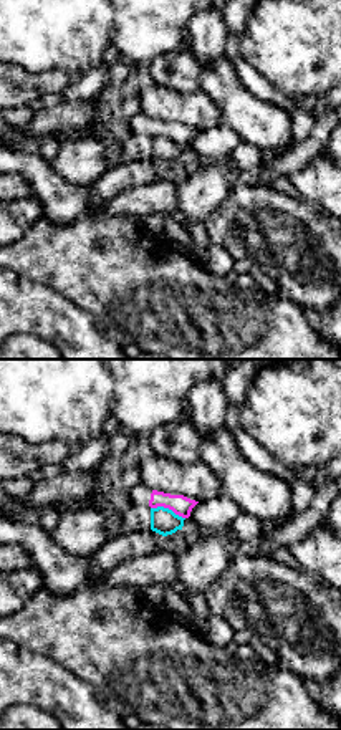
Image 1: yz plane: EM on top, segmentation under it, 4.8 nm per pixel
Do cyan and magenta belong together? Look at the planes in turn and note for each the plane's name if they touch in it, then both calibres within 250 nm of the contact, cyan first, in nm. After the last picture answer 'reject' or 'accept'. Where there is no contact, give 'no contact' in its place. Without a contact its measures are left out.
contact in yz; calibres 130 and 100 nm

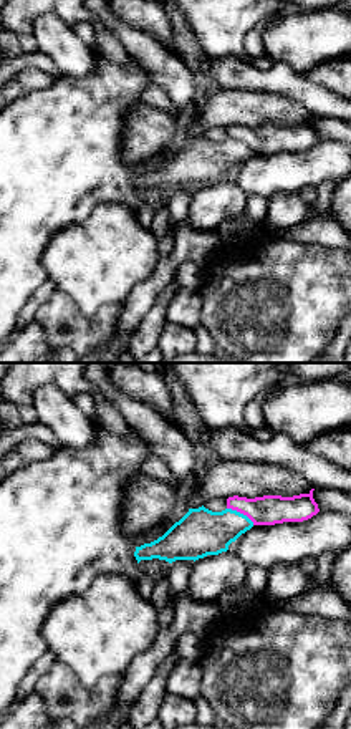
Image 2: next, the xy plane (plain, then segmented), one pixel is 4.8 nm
contact in xy; calibres 240 and 140 nm

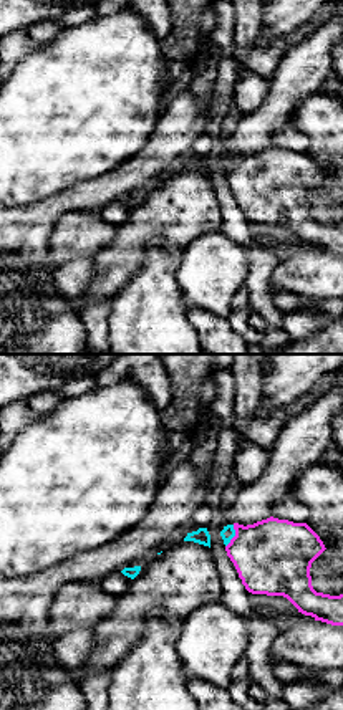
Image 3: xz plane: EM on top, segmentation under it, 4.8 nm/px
contact in xz; calibres 70 and 360 nm

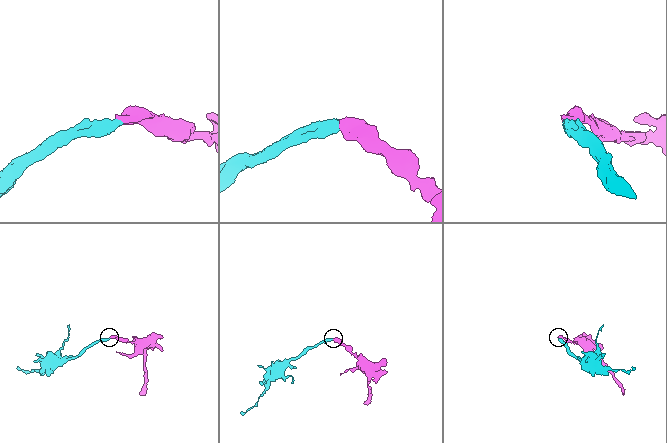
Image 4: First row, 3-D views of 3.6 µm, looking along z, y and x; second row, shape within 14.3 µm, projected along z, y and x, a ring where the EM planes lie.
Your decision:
reject

